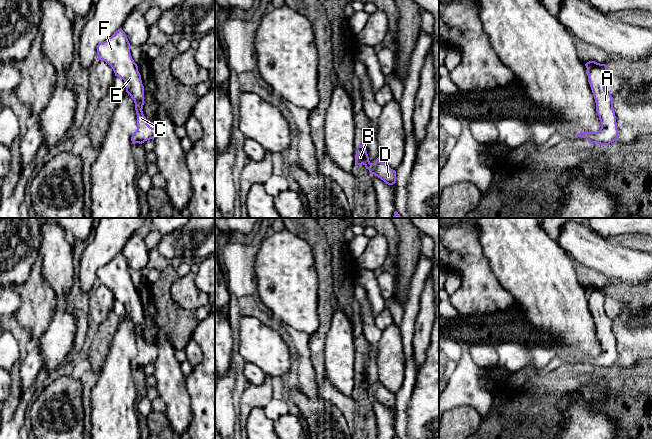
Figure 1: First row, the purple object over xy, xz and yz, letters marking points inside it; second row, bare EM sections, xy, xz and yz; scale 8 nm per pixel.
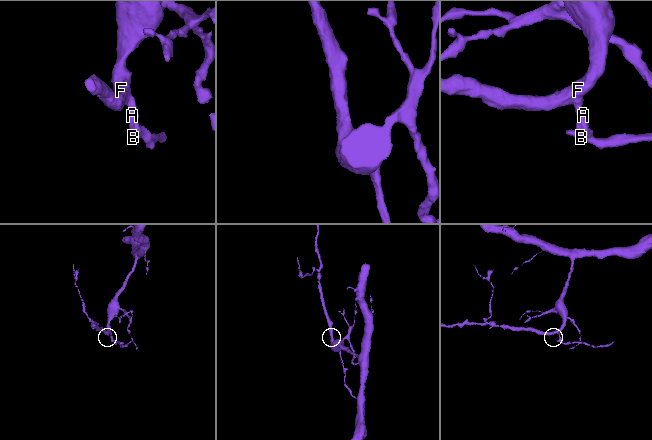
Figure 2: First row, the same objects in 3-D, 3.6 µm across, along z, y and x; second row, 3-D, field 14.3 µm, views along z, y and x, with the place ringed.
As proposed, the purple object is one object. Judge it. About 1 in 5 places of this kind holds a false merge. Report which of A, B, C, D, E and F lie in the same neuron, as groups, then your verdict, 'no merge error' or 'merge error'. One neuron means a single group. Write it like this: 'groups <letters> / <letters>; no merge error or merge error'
groups A B C D E F; no merge error

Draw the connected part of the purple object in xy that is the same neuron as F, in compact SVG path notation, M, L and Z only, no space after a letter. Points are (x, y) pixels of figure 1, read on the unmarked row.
M122 252L118 253L106 265L97 269L97 284L105 285L113 293L115 300L124 304L126 316L135 327L137 354L132 358L132 367L142 368L156 361L158 354L147 348L143 338L144 310L138 290L132 283L130 267Z

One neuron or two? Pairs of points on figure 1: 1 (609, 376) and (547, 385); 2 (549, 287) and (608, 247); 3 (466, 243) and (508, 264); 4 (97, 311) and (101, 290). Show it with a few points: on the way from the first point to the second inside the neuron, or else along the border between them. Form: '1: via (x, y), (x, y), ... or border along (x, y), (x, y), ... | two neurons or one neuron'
1: via (594, 374), (576, 374), (562, 382) | one neuron
2: border along (557, 242), (573, 259) | two neurons
3: border along (478, 228), (481, 249), (490, 268), (494, 272) | two neurons
4: via (99, 306), (101, 295) | one neuron

